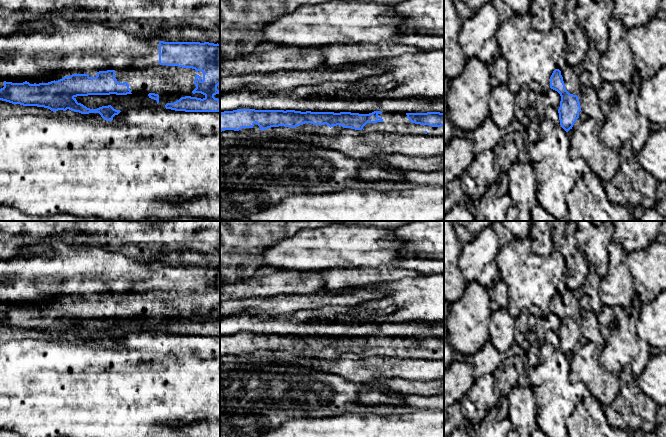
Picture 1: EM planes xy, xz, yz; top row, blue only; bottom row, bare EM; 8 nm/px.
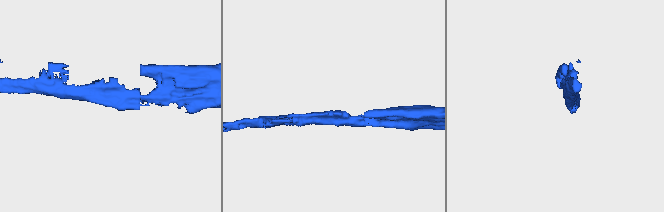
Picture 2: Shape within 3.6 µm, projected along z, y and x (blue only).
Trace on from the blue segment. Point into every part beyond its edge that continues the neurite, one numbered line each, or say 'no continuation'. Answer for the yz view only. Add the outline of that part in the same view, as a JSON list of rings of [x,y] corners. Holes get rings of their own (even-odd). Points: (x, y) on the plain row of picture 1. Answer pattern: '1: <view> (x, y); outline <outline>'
no continuation

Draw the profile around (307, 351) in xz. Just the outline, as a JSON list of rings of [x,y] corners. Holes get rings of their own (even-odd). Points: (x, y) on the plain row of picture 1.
[[[305,347],[303,349],[296,350],[295,352],[297,354],[299,354],[300,356],[303,356],[303,357],[313,357],[313,358],[324,357],[324,356],[327,356],[329,353],[332,353],[334,355],[343,353],[343,351],[340,350],[340,349],[333,350],[333,351],[330,352],[326,348],[324,348],[324,349],[313,349],[311,347]]]

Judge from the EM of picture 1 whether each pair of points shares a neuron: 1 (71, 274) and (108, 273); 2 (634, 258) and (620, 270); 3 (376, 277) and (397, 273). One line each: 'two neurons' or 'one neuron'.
1: one neuron
2: two neurons
3: one neuron

